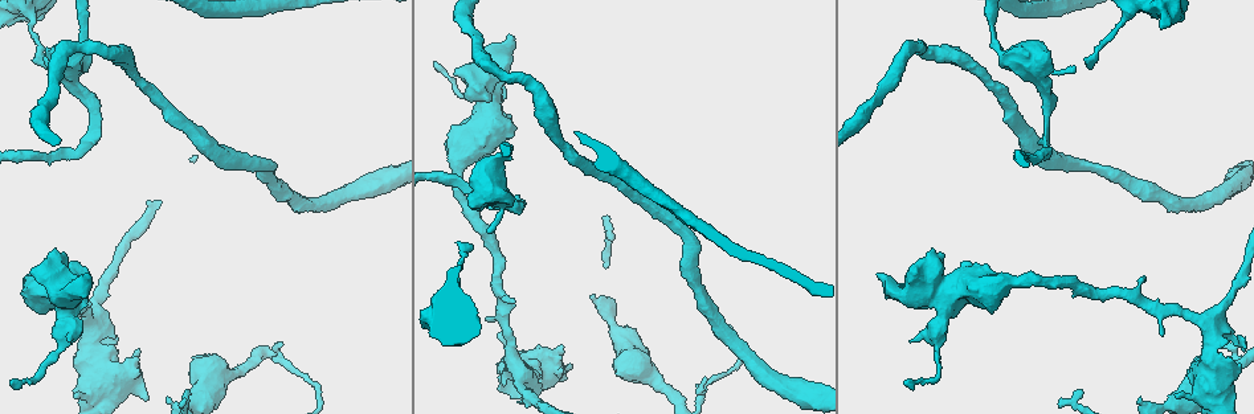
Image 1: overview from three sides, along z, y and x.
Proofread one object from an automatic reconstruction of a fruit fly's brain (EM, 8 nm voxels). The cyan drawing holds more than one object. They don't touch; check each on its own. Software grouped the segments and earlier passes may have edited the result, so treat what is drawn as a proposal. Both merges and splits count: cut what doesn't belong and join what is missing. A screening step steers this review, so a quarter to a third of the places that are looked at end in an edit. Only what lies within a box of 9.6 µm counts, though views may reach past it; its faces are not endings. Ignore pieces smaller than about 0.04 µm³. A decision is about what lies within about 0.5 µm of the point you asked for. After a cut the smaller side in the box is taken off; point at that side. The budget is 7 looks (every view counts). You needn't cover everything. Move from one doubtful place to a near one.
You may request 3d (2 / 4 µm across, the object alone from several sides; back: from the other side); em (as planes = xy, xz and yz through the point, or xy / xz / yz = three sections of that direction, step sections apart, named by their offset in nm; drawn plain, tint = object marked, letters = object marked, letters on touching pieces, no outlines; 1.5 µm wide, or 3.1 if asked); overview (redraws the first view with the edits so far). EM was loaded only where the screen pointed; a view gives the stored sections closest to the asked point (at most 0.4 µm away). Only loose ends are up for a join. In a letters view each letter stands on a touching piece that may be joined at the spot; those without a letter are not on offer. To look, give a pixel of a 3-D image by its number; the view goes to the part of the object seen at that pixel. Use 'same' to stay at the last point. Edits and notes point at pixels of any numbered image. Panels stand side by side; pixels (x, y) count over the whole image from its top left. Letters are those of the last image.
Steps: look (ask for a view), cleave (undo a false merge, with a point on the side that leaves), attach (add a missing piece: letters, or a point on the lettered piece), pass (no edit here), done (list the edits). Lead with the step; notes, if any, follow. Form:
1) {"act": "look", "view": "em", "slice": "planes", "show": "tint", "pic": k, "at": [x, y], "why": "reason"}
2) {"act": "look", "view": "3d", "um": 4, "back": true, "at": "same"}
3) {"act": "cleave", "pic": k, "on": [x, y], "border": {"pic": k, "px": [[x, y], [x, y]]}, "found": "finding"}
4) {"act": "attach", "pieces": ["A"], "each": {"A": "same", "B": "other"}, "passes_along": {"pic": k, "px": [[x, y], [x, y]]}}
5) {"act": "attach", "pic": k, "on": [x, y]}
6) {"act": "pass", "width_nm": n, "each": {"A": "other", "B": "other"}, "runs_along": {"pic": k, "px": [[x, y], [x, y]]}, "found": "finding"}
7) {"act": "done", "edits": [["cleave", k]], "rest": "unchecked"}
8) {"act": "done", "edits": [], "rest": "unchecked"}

{"act": "look", "view": "em", "slice": "xz", "step": 4, "show": "letters", "pic": 1, "at": [81, 149], "why": "narrows sharply"}

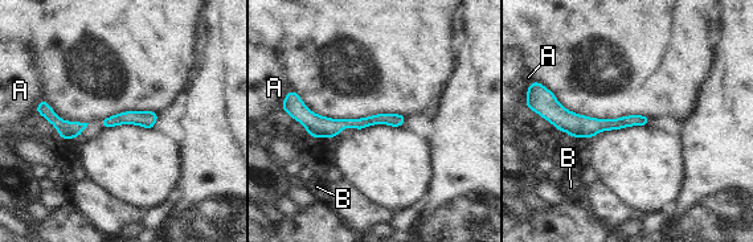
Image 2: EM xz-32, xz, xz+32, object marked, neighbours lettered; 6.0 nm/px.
{"act": "pass", "each": {"A": "other", "B": "other"}, "border": {"pic": 2, "px": [[44, 98], [35, 111]]}, "found": "one neuron here"}

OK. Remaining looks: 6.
{"act": "look", "view": "em", "slice": "planes", "show": "letters", "pic": 1, "at": [514, 301], "why": "an open end"}

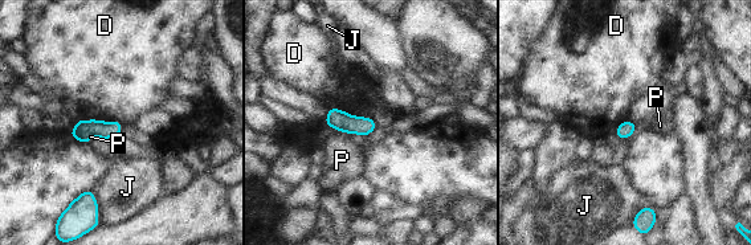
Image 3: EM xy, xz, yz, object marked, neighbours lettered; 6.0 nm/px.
{"act": "pass", "longest_contact_nm": ["D", 280], "each": {"D": "other", "J": "other", "P": "other"}, "found": "no lettered piece goes on from it"}

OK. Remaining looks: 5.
{"act": "look", "view": "3d", "um": 2, "pic": 1, "at": [88, 275], "why": "thick end"}

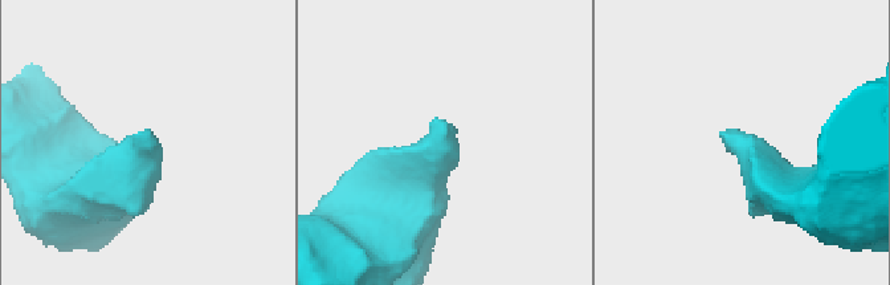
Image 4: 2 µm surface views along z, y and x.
{"act": "look", "view": "em", "slice": "yz", "step": 8, "show": "tint", "pic": 4, "at": [445, 125], "why": "now the EM"}

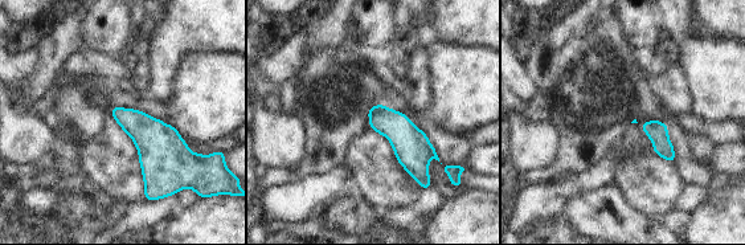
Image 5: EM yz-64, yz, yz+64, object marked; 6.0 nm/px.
{"act": "look", "view": "em", "slice": "xy", "step": 4, "show": "letters", "at": "same"}

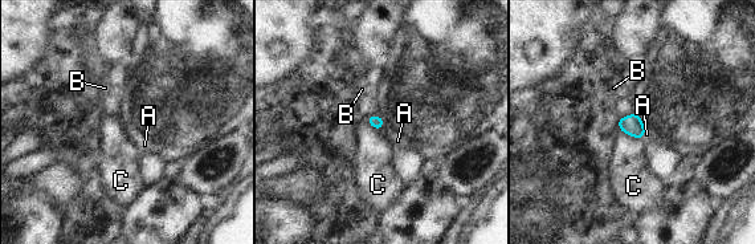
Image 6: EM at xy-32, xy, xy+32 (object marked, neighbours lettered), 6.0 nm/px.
{"act": "pass", "each": {"A": "other", "B": "other", "C": "other"}, "found": "no lettered piece goes on from it"}

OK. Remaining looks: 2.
{"act": "done", "edits": [], "rest": "unchecked"}

